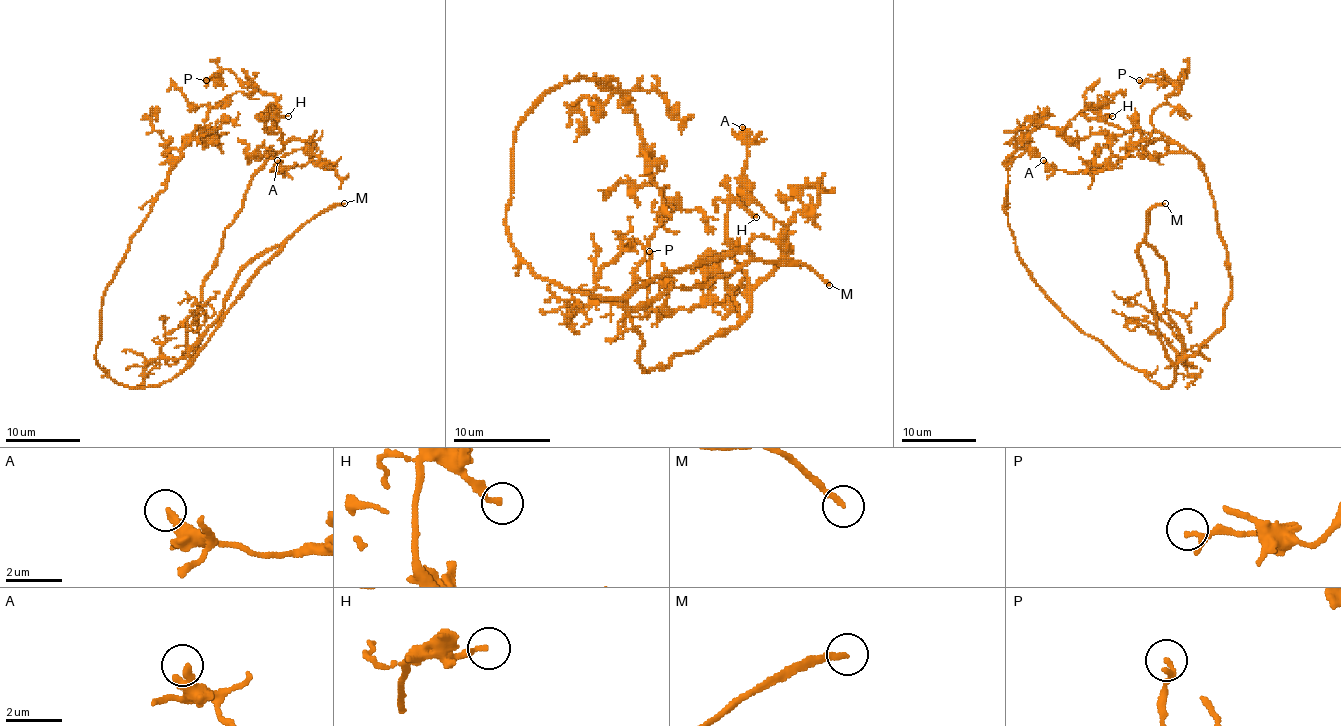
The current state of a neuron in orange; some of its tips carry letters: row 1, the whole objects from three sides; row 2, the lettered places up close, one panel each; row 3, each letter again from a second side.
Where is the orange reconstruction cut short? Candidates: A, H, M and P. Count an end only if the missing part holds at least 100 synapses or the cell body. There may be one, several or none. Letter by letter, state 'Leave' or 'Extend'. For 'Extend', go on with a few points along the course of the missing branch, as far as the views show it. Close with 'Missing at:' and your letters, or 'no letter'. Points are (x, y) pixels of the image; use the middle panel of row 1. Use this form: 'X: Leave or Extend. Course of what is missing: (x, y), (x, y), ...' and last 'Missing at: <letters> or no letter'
A: Leave
H: Leave
M: Extend
P: Leave
Missing at: M

